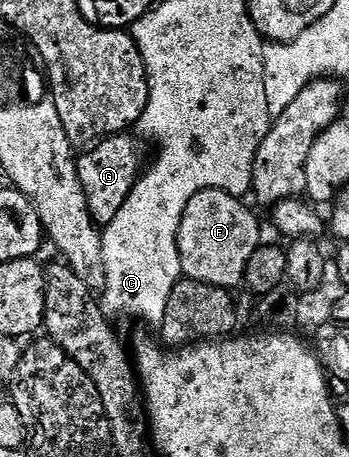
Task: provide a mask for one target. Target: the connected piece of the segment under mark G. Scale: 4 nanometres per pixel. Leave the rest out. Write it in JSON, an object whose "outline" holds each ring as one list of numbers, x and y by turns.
{"outline":[[124,132,98,141,78,155,76,168,81,188,84,189,92,219,98,227,108,226,117,212,121,212,121,204,125,204,129,192,133,192,139,175,145,169,143,149,144,143,134,133]]}

